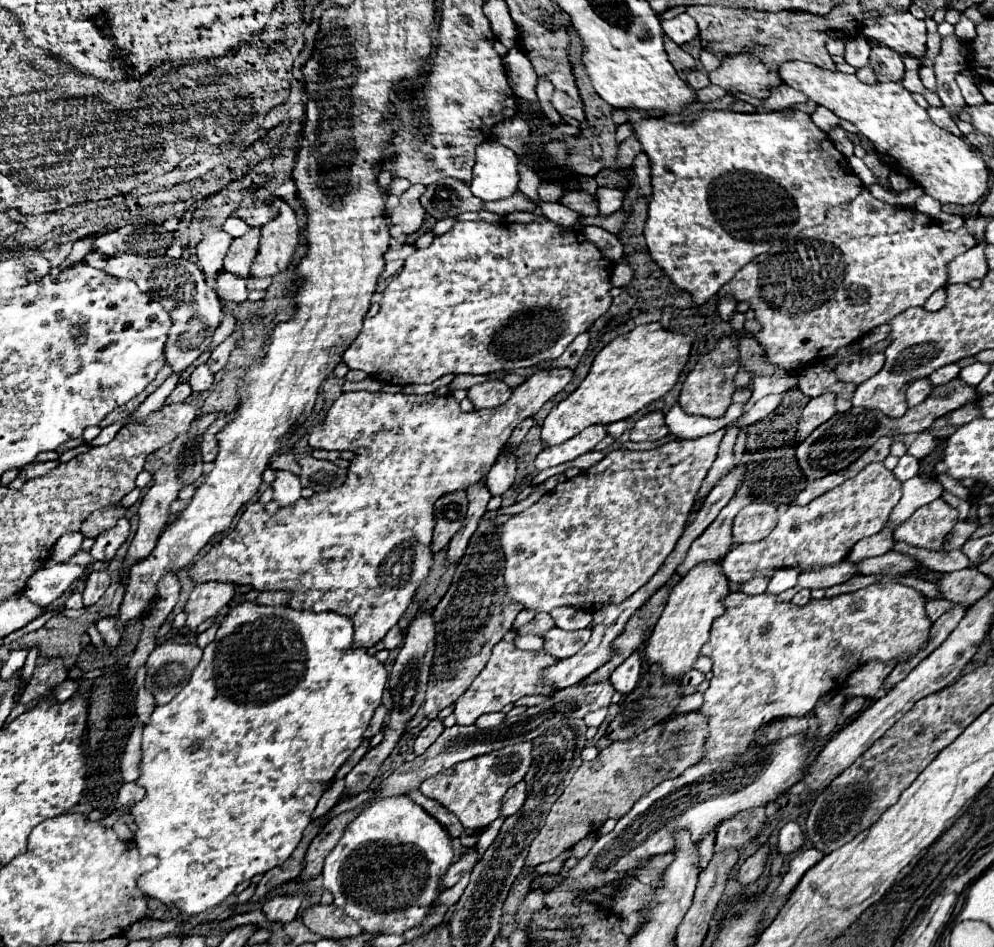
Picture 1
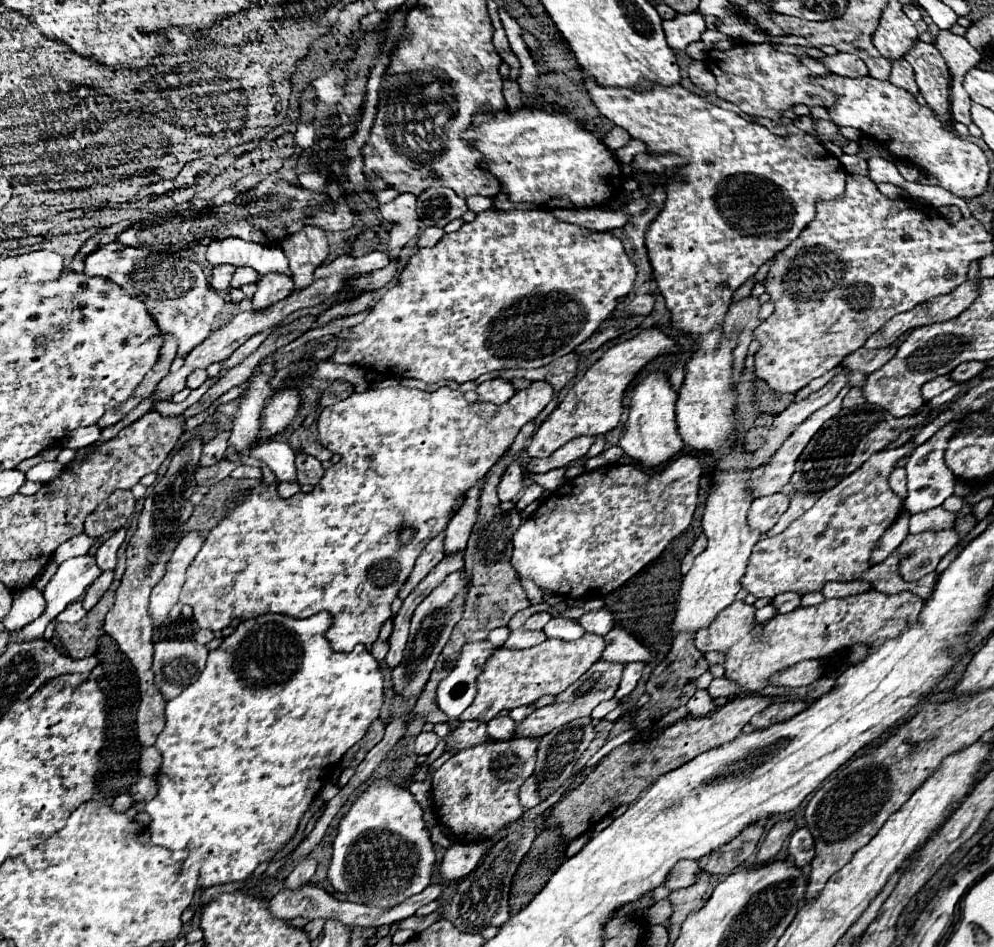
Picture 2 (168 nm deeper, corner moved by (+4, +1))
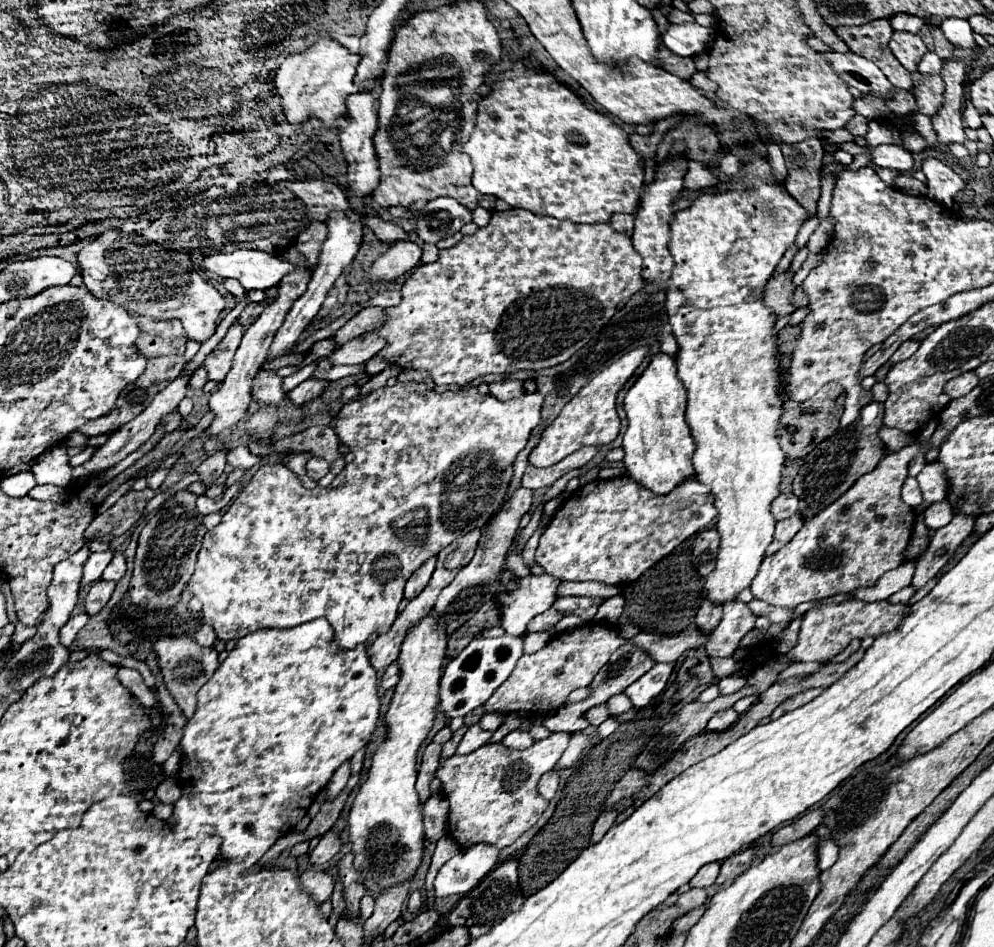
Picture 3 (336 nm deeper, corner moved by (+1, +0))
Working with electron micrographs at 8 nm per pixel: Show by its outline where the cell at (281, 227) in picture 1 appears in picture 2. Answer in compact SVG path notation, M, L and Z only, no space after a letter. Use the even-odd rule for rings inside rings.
M279 273L259 277L257 293L253 295L253 309L257 309L257 311L267 309L267 307L275 305L277 301L289 297L293 291L295 291L295 285L293 285L291 277L283 277Z

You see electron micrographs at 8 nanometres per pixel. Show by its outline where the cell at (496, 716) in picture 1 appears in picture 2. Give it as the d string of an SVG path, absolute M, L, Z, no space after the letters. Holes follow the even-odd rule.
M499 715L487 723L487 735L493 741L509 741L515 735L515 721L509 715Z

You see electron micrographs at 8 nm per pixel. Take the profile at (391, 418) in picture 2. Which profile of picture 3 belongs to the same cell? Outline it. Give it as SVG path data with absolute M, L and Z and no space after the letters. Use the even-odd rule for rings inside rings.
M396 382L390 388L380 388L364 398L344 404L336 414L334 432L340 438L340 442L350 448L354 460L346 464L346 468L332 480L330 486L326 488L316 486L314 490L306 490L284 464L264 464L254 472L254 476L244 484L242 492L226 508L222 522L204 538L196 570L190 582L186 584L186 588L194 594L194 598L202 602L204 624L212 626L220 640L238 640L258 628L292 628L302 622L314 620L316 616L322 616L334 628L334 640L344 650L356 648L358 644L366 642L372 634L384 634L386 630L390 630L392 622L398 616L398 604L402 600L404 584L414 574L414 570L418 570L426 562L426 558L438 554L458 536L470 532L472 528L482 528L490 520L490 516L500 508L500 504L506 498L506 488L512 476L512 462L516 454L522 450L522 446L526 446L532 428L540 424L540 410L542 410L542 394L538 392L532 394L526 392L516 400L498 402L490 394L482 396L476 388L460 390L458 394L452 390L438 394L434 390L428 390L426 384L420 382L404 382L404 384Z

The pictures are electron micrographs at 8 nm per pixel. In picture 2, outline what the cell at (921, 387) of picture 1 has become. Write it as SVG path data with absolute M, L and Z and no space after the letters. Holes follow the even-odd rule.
M943 375L943 377L935 377L935 379L931 379L927 385L923 385L921 393L923 393L925 401L931 401L935 395L939 395L939 393L951 389L953 385L957 385L957 383L955 383L949 375Z

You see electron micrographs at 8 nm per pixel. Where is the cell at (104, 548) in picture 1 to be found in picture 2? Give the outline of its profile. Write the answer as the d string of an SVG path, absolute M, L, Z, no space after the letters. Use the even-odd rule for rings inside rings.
M125 529L115 531L99 549L97 549L97 565L101 571L115 571L117 567L117 549L125 539Z

